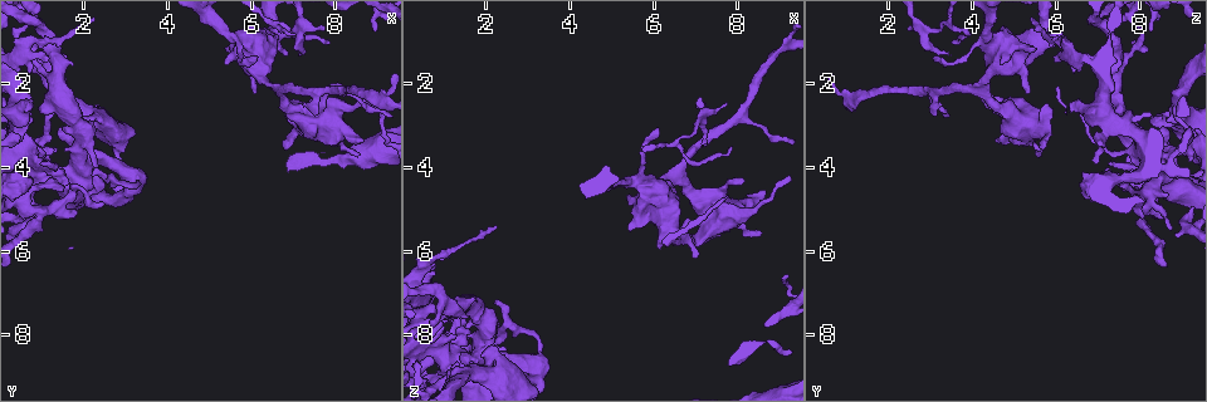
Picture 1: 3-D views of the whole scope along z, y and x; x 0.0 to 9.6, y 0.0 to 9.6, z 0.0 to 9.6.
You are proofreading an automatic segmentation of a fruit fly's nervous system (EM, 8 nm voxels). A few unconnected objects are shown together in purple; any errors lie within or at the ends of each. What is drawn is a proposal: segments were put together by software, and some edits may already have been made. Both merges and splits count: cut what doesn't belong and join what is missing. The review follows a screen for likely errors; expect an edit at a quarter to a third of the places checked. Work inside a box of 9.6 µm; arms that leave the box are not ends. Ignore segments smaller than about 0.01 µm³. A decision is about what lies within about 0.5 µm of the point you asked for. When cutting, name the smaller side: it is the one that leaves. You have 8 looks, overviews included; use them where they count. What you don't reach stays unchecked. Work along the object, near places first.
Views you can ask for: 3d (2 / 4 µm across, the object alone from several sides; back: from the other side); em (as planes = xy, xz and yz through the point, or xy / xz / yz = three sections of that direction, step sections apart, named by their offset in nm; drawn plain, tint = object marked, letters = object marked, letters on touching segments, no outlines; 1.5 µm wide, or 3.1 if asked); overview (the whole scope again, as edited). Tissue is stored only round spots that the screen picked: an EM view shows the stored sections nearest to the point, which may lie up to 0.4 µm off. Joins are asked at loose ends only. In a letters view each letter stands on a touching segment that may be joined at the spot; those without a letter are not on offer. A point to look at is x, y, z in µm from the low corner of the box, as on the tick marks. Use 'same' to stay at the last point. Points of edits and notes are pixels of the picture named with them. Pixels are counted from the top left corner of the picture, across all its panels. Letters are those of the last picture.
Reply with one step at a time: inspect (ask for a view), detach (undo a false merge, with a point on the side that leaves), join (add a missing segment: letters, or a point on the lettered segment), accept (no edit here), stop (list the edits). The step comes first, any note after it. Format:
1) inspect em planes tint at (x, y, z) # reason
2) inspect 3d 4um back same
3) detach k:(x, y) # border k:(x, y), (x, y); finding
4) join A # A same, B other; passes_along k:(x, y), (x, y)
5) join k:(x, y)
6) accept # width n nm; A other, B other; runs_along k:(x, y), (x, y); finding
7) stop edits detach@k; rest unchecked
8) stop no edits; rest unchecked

inspect em xz step 4 plain at (5.40, 1.55, 4.70) # thick end

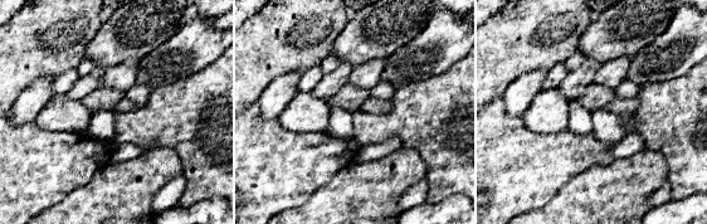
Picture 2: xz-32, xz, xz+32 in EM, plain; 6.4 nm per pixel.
inspect em xz step 4 letters same # what lies round it

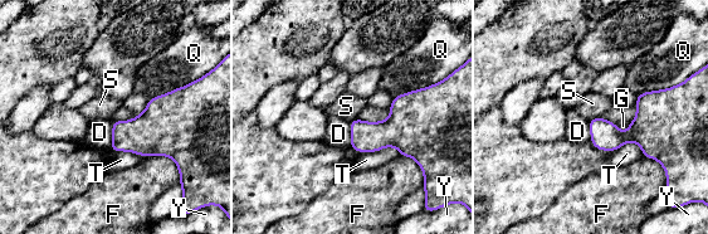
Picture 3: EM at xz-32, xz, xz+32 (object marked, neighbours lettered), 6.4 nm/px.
accept # D other, F other, G other, Q other, S other, T other, Y other; no lettered segment goes on from it

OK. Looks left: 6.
inspect 3d 2um at (6.85, 2.55, 4.70) # sudden change in width

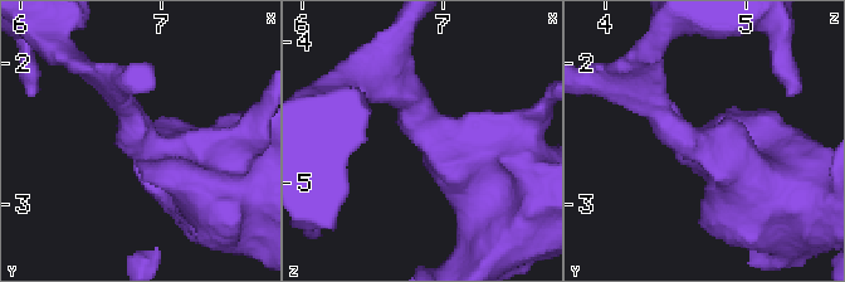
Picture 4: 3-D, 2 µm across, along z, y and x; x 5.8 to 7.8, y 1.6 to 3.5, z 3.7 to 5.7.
inspect em planes letters at (6.90, 2.56, 4.68) # arms 3; shape alone is not enough

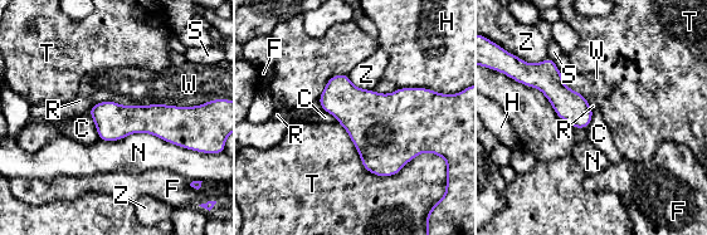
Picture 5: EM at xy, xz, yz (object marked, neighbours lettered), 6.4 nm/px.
accept # C other, F other, H other, N other, R other, S other, T other, W other, Z other; border 5:(200, 103), (100, 101), (89, 107); all the same neuron

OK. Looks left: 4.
inspect em planes tint at (1.05, 1.20, 6.10) # calibre changes

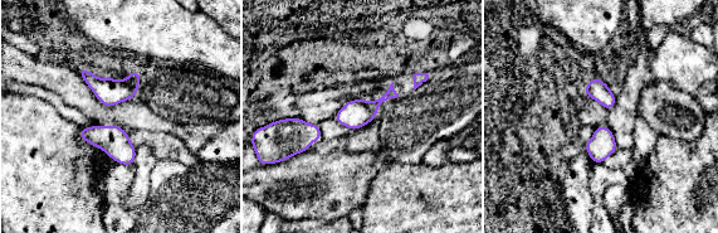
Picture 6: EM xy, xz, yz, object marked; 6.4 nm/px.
inspect em planes letters same # see the neighbours

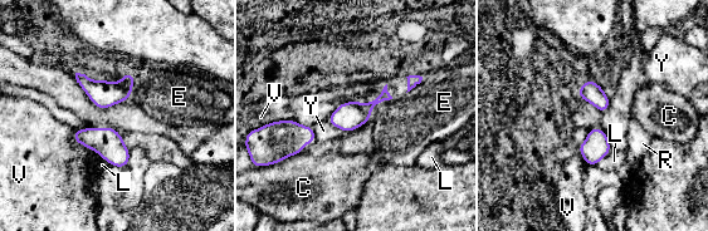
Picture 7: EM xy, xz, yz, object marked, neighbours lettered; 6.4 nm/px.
accept # width 170 nm; C other, E other, L other, R other, V other, Y other; continuous, no second neuron

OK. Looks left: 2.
stop no edits; rest unchecked

